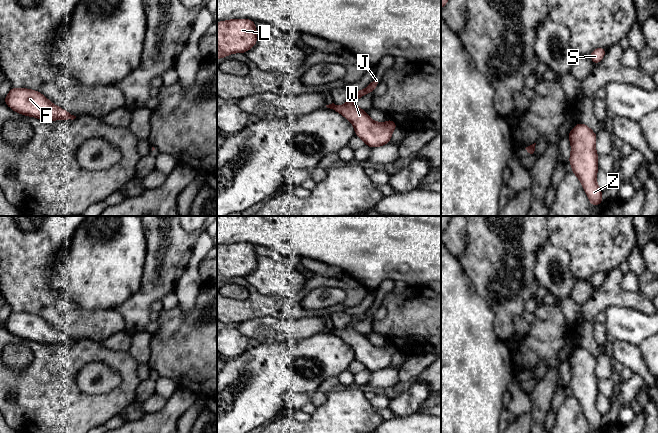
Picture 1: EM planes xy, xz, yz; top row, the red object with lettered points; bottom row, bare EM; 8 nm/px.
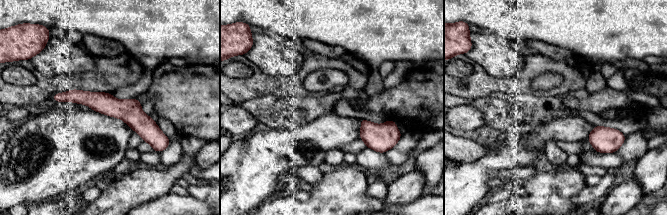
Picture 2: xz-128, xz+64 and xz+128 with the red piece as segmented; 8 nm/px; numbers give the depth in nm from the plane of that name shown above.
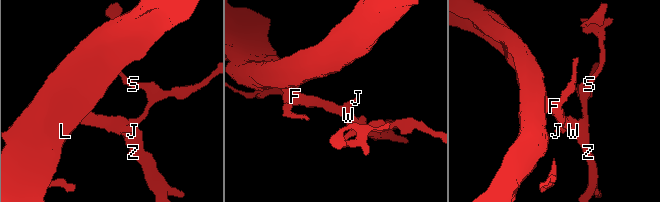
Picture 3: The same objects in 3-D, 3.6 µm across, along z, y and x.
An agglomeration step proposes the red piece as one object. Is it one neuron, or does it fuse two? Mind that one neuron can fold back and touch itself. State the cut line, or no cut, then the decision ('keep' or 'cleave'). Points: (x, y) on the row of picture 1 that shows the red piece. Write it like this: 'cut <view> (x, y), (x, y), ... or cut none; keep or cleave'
cut none; keep

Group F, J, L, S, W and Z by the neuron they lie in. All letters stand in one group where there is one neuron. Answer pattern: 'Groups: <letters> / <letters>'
Groups: F J L S W Z

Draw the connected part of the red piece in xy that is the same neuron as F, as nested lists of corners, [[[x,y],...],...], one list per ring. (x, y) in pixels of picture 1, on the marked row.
[[[11,88],[4,102],[17,113],[46,121],[64,121],[76,118],[76,116],[51,103],[40,92],[27,88]]]

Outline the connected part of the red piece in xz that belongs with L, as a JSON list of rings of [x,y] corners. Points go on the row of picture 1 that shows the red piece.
[[[232,19],[217,23],[217,59],[232,53],[245,53],[257,42],[255,22]]]

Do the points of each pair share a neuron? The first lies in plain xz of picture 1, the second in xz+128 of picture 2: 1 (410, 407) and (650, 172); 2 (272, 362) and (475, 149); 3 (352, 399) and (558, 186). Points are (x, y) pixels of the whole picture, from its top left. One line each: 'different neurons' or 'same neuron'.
1: different neurons
2: different neurons
3: same neuron

